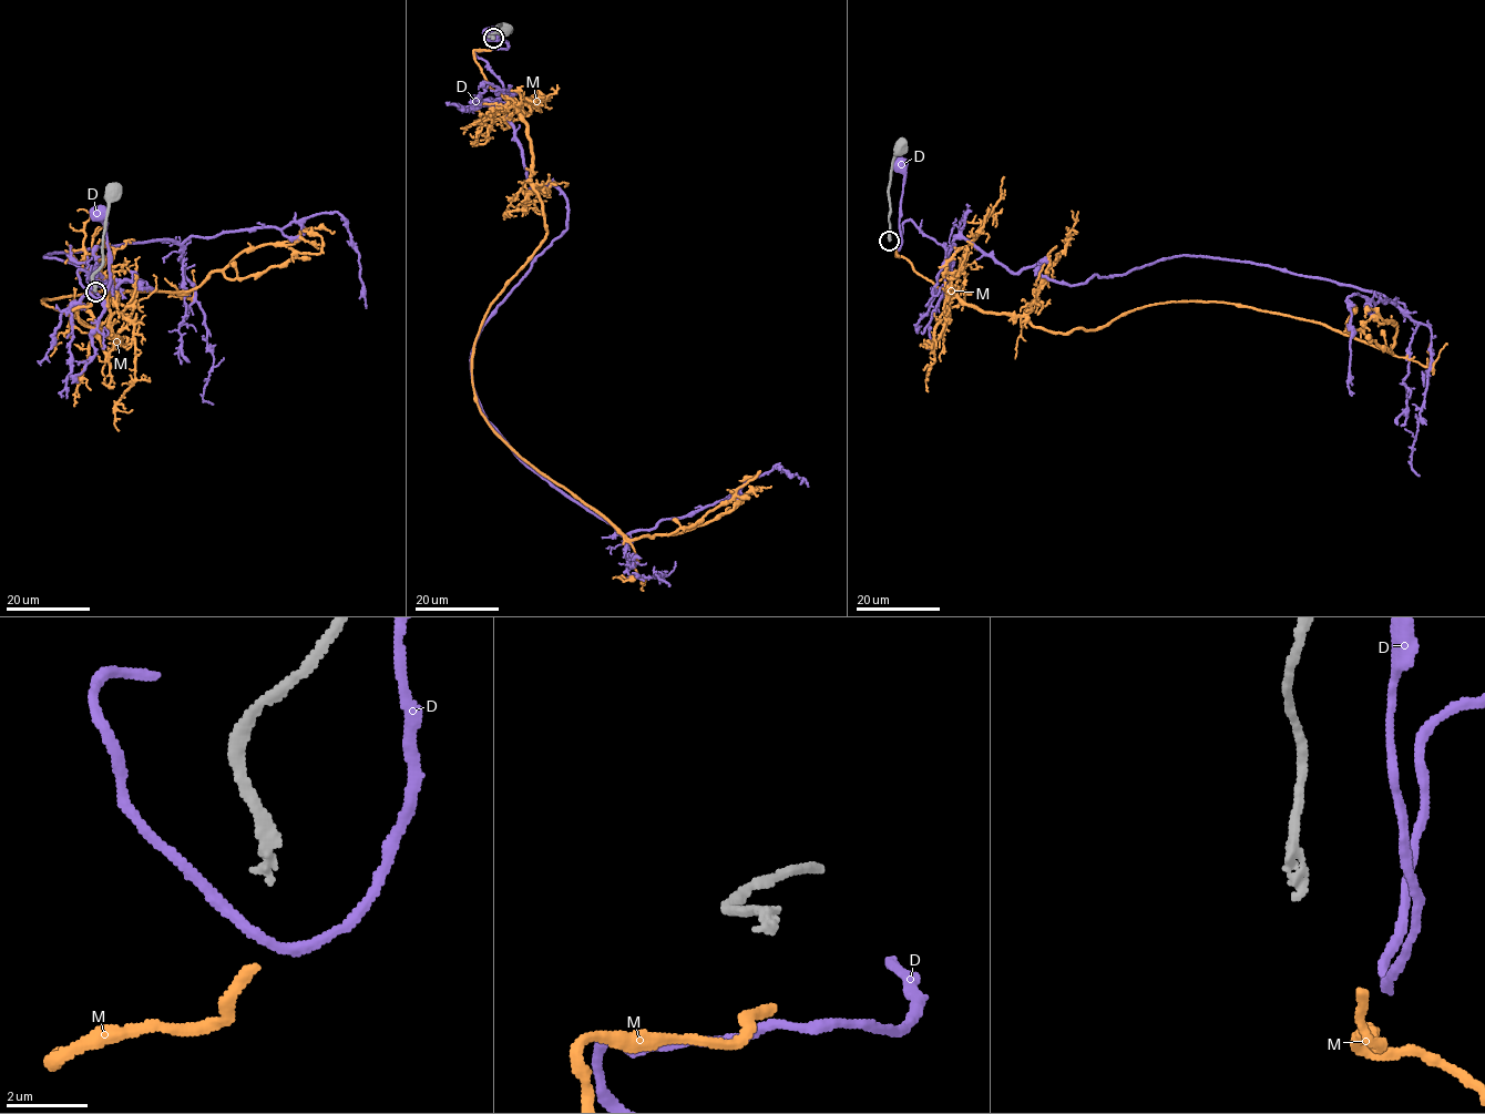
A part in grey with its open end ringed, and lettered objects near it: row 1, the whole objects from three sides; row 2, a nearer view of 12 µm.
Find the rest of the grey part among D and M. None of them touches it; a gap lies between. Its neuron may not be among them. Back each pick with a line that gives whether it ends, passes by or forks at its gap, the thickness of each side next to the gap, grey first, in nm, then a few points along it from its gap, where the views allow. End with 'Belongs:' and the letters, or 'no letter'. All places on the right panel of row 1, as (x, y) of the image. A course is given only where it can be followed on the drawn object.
M: it ends | 190/260 nm | via (895, 249), (968, 304), (1055, 333), (1225, 302), (1392, 351), (1347, 329), (1357, 307)
Belongs: M

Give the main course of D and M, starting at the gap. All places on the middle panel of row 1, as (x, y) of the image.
D: (493, 48), (504, 50), (508, 46), (491, 32)
M: (494, 46), (473, 60), (526, 123), (548, 232), (474, 343), (480, 414), (630, 539), (739, 481)

